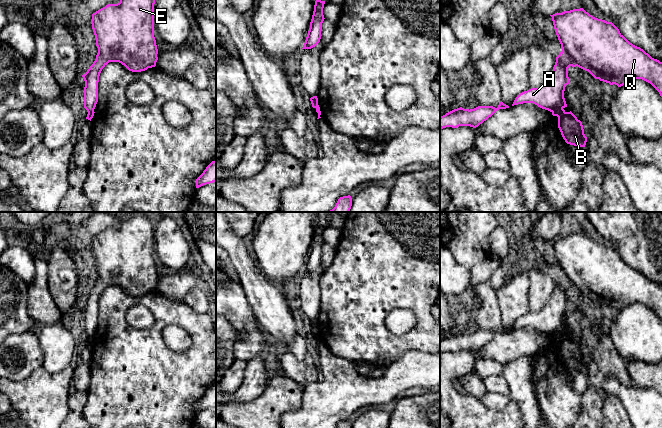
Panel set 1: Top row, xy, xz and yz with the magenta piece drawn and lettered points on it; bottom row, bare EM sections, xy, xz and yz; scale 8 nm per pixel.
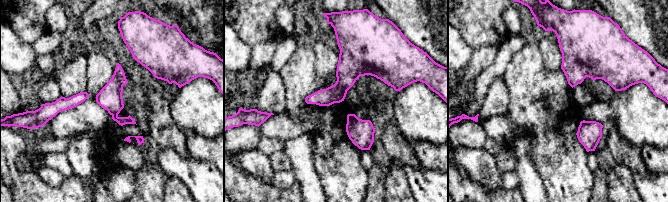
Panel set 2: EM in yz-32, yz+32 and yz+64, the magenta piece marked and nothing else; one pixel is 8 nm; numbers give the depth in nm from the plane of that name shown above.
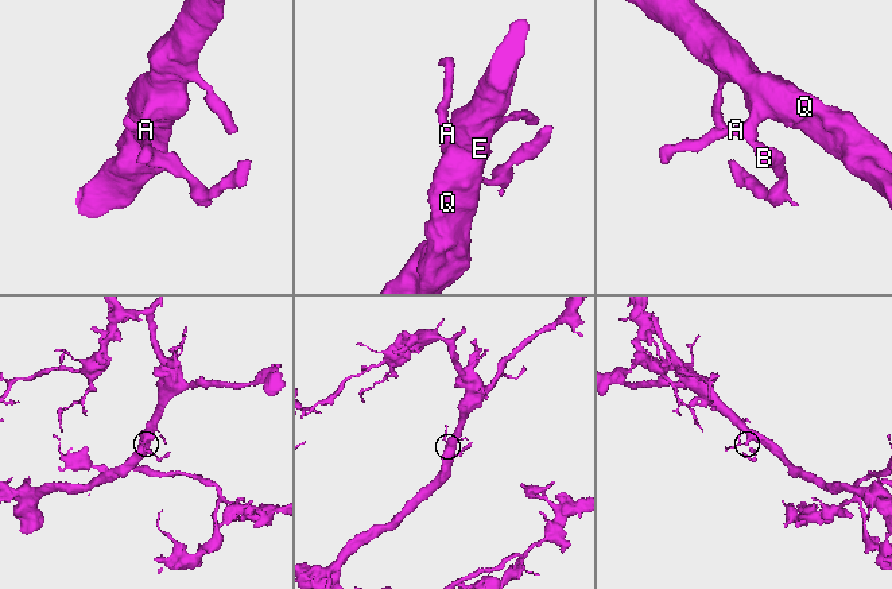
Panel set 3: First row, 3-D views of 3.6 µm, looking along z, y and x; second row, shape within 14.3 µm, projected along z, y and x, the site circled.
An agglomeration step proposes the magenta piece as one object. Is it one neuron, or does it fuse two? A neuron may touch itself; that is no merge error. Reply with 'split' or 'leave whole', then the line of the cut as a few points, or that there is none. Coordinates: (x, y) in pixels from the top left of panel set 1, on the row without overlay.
split | yz (562, 332), (552, 336)

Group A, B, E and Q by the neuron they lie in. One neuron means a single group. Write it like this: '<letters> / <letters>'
A E Q / B

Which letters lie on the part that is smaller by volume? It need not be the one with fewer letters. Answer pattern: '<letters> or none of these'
B

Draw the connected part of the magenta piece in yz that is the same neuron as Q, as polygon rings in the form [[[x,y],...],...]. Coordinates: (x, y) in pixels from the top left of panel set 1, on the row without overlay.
[[[583,232],[550,239],[562,275],[556,281],[551,300],[539,312],[531,312],[520,317],[512,330],[533,327],[550,336],[567,331],[564,315],[569,308],[568,292],[579,291],[588,295],[595,303],[610,309],[623,310],[633,303],[650,307],[662,321],[662,286],[652,282],[640,271],[630,267],[612,247],[590,239]]]

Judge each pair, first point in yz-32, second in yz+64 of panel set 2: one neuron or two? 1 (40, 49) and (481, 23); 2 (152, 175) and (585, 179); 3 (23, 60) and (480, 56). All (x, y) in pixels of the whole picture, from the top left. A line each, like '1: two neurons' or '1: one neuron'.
1: two neurons
2: two neurons
3: two neurons

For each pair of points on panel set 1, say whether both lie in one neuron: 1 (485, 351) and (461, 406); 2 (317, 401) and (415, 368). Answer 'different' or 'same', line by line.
1: different
2: same

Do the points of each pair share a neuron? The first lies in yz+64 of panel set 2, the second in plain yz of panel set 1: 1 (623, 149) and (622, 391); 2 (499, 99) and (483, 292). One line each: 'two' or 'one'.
1: two
2: one

